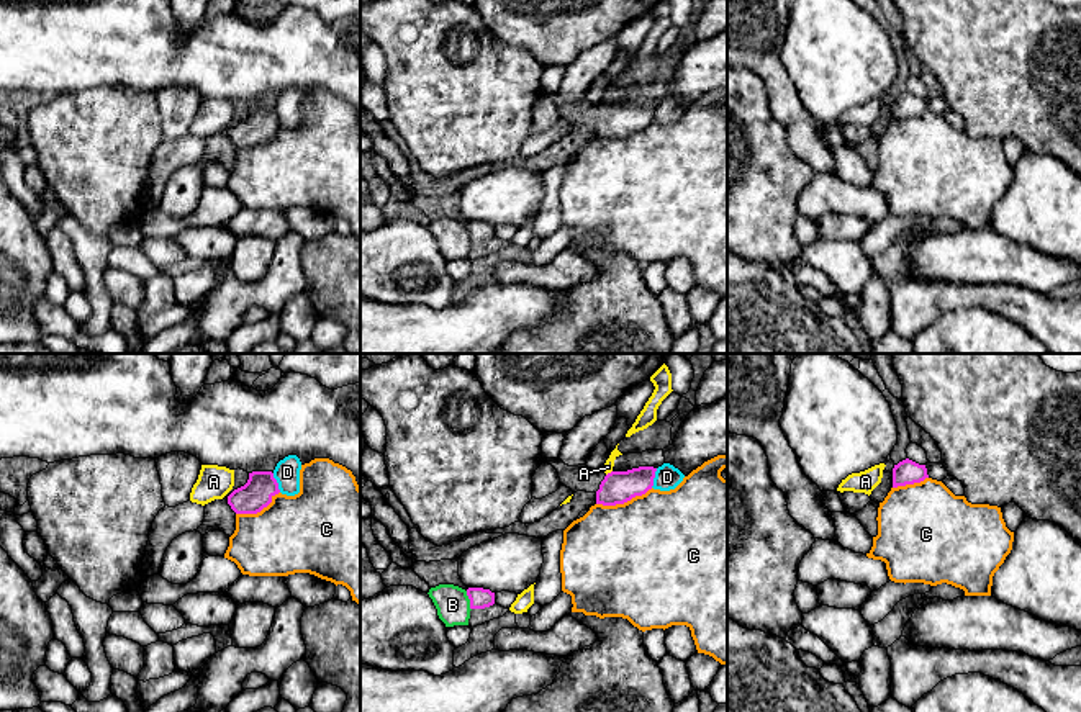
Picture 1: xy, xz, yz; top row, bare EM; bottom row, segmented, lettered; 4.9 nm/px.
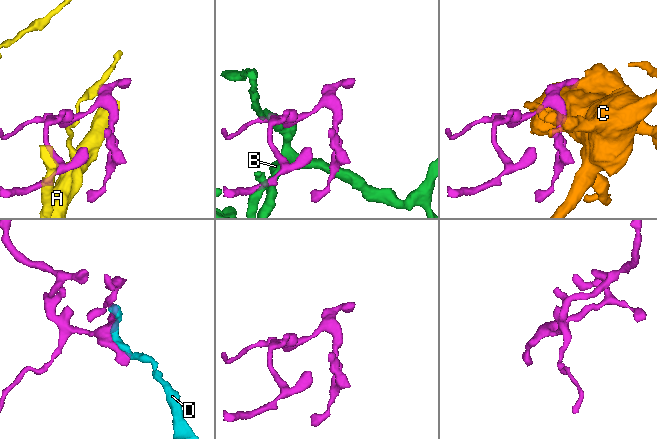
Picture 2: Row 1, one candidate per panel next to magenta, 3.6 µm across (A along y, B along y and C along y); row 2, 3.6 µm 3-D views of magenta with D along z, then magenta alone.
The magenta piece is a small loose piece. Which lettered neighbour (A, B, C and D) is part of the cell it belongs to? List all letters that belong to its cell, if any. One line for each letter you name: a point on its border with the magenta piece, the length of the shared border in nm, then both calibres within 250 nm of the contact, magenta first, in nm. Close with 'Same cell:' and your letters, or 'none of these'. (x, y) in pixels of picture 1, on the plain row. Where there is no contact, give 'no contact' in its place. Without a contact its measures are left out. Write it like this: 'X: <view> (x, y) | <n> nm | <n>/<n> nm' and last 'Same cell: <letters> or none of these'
Same cell: none of these

